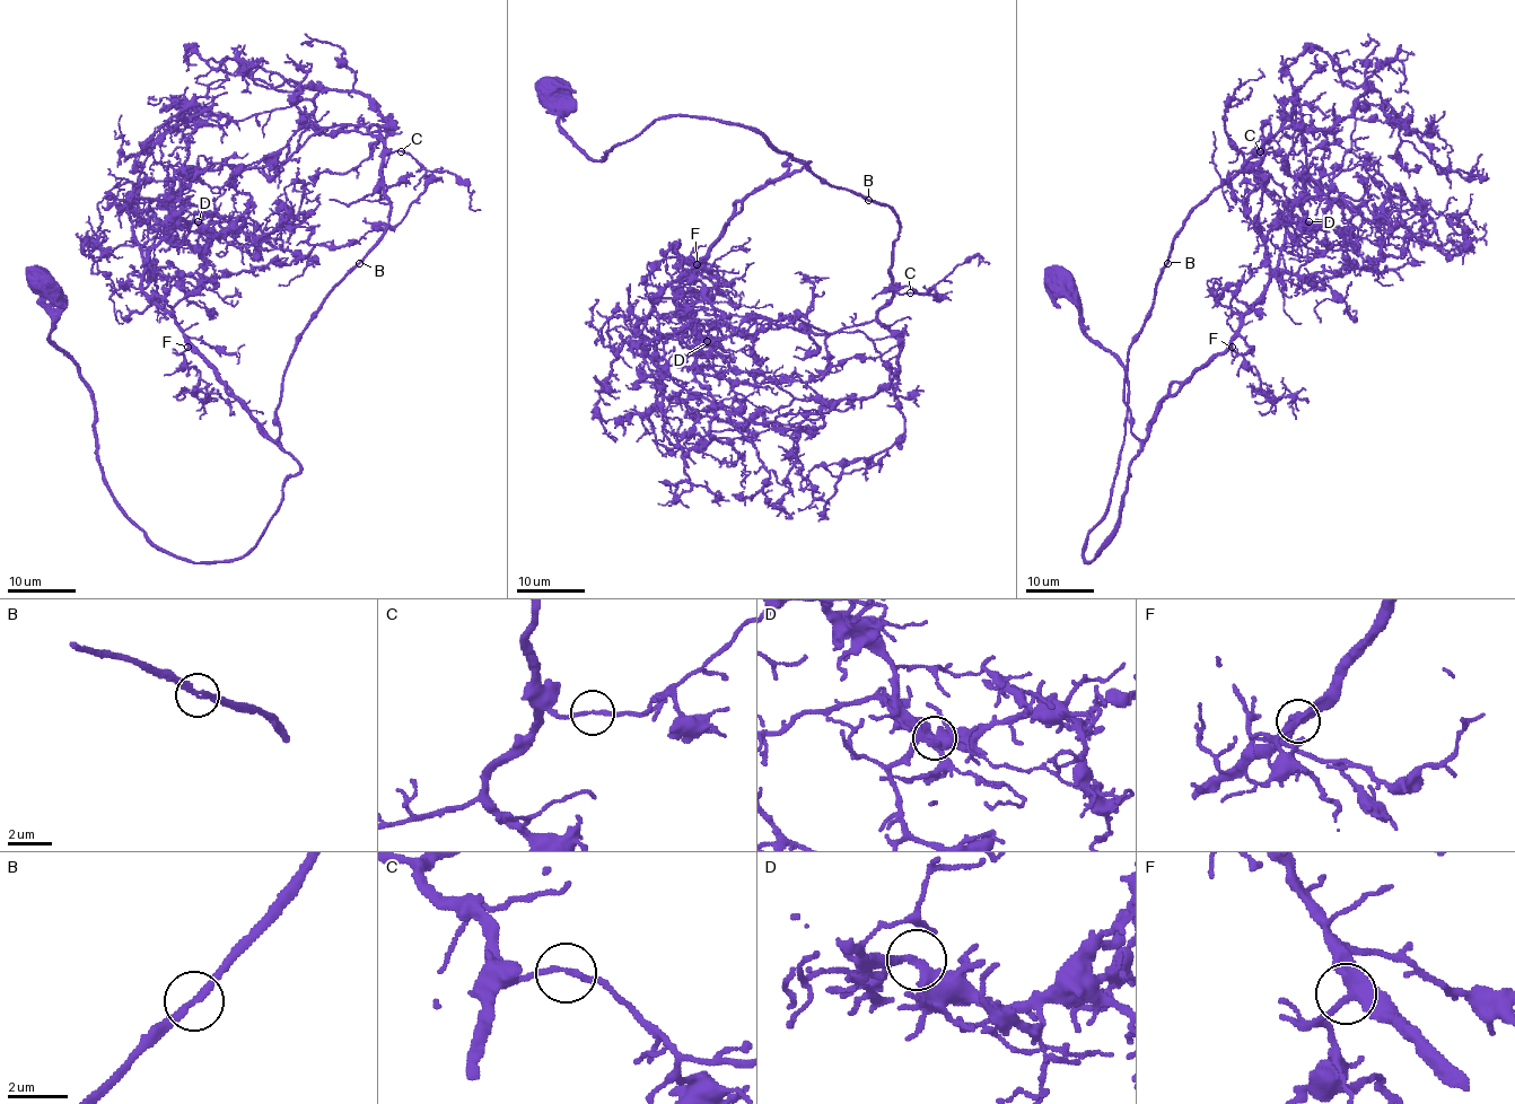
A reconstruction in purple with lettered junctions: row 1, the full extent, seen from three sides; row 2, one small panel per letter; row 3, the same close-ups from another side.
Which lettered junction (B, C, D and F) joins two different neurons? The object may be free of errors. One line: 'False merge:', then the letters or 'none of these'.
False merge: none of these

